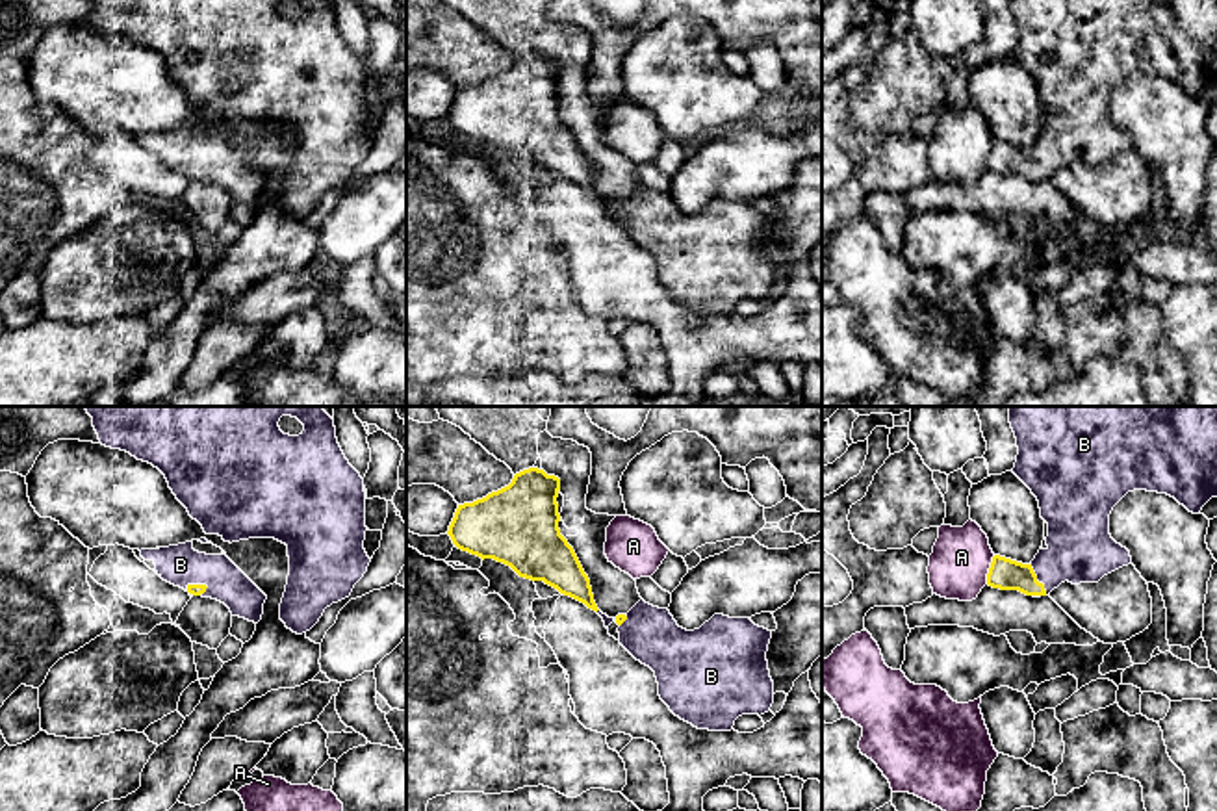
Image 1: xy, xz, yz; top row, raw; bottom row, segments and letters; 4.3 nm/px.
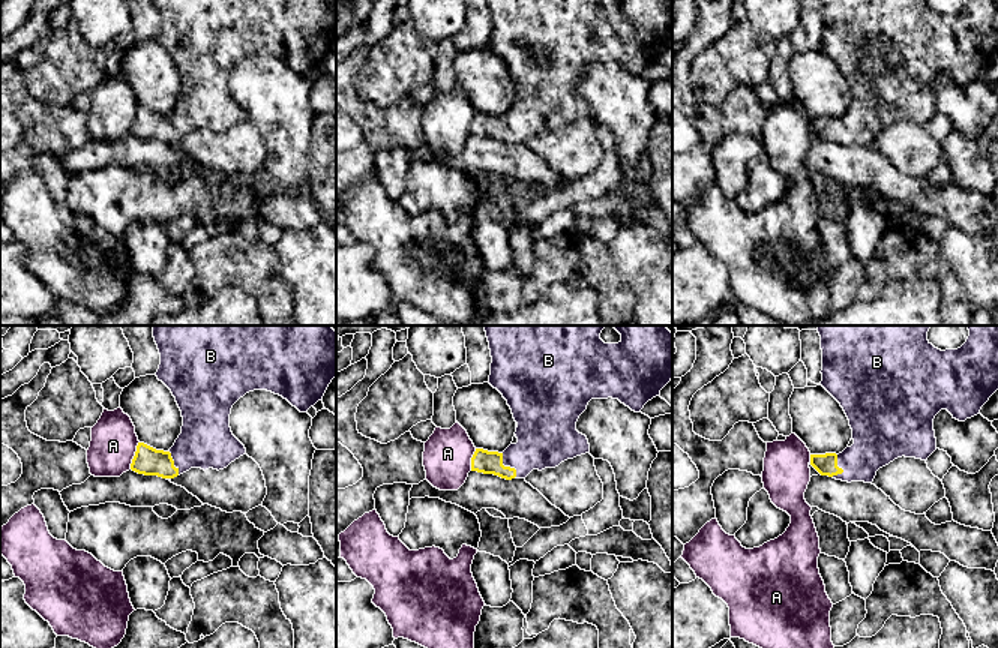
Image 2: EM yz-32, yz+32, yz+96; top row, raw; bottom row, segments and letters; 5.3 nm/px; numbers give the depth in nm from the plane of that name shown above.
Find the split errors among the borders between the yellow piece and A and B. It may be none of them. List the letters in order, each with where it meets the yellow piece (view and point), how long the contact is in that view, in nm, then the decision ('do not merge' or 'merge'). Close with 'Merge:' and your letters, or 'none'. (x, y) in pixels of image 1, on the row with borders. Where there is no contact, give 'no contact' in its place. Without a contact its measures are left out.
A: yz (989, 570) | 130 nm | do not merge
B: yz (1036, 579) | 160 nm | merge
Merge: B

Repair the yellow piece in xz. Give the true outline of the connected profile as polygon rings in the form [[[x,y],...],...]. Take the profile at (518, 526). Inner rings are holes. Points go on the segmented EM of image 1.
[[[523,470],[508,486],[458,505],[447,534],[458,549],[503,562],[597,612],[590,579],[558,529],[558,490],[558,477]]]

